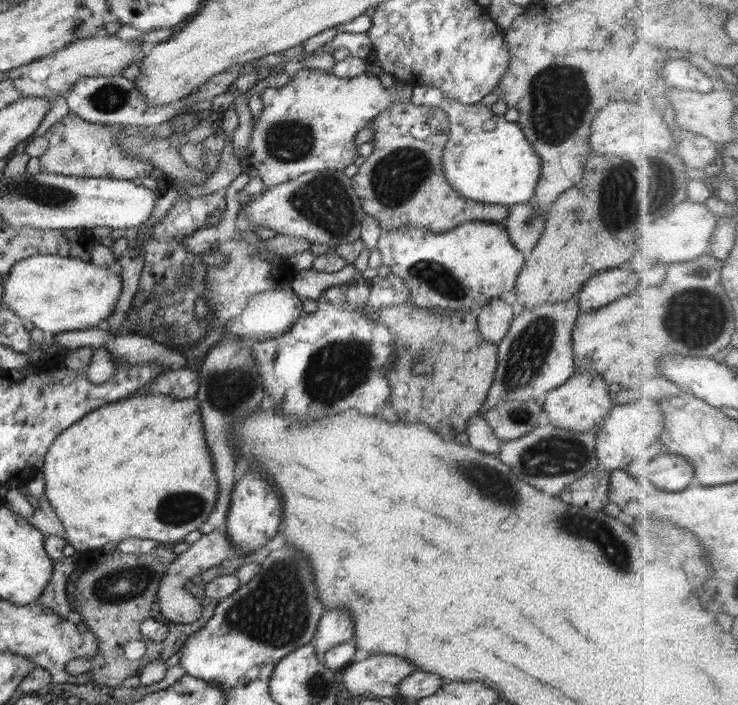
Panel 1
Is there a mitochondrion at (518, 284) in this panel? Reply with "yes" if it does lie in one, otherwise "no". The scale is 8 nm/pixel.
no

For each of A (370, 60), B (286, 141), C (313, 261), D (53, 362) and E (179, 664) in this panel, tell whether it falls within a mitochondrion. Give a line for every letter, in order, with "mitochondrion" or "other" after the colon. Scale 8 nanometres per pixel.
A: other
B: mitochondrion
C: other
D: other
E: other

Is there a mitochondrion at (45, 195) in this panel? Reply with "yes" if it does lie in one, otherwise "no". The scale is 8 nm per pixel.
yes

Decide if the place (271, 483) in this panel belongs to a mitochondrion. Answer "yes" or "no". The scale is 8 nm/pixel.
no

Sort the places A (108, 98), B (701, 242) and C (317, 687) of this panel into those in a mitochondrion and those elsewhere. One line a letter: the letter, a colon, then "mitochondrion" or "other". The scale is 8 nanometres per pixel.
A: mitochondrion
B: other
C: mitochondrion

